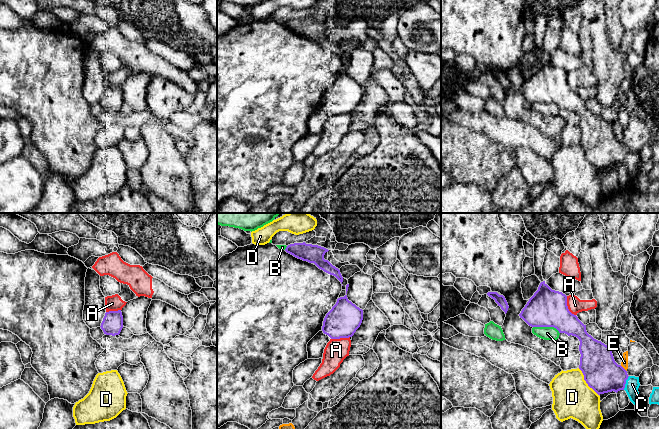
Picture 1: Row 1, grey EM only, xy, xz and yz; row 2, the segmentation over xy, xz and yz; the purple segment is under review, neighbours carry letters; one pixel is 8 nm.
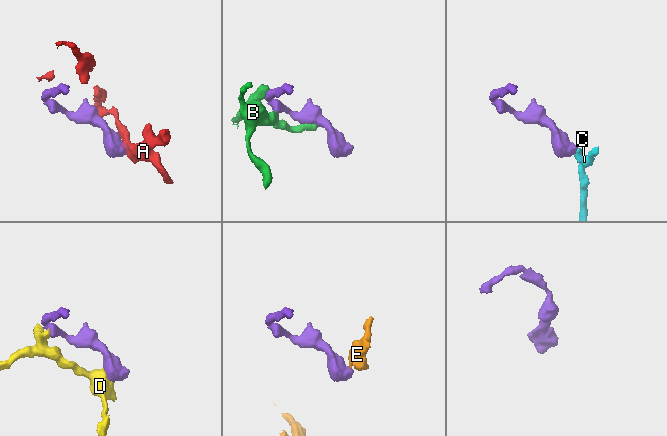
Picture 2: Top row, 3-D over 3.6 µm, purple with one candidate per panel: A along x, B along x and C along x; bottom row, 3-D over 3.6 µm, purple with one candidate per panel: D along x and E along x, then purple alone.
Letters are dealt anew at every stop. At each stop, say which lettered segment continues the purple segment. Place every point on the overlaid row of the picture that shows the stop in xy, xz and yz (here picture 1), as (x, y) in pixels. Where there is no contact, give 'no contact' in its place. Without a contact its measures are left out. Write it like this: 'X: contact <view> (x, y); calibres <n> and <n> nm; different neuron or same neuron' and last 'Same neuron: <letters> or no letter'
A: contact yz (567, 306); calibres 300 and 120 nm; different neuron
B: contact yz (547, 326); calibres 300 and 110 nm; different neuron
C: contact yz (625, 383); calibres 280 and 110 nm; same neuron
D: contact yz (586, 382); calibres 280 and 320 nm; different neuron
E: contact yz (623, 368); calibres 280 and 60 nm; different neuron
Same neuron: C

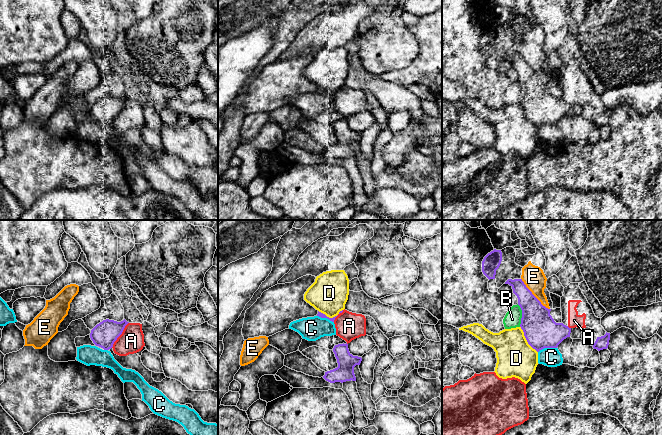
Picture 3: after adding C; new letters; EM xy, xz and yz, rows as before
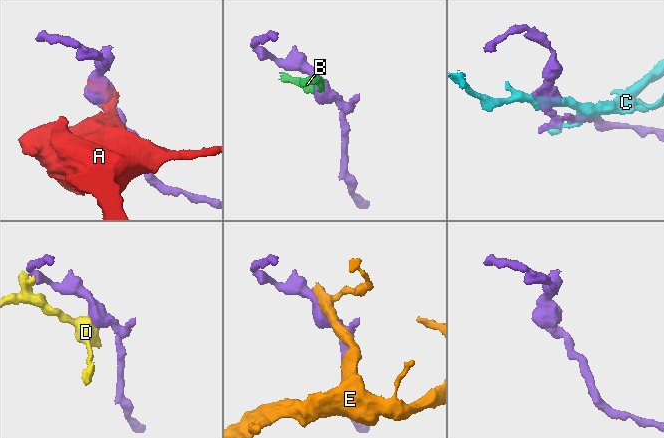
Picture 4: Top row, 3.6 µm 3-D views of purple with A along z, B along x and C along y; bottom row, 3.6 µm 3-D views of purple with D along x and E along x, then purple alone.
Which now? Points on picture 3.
A: contact xy (120, 334); calibres 200 and 200 nm; different neuron
B: contact yz (522, 315); calibres 280 and 140 nm; different neuron
C: contact yz (547, 347); calibres 280 and 160 nm; different neuron
D: contact yz (526, 339); calibres 280 and 300 nm; different neuron
E: contact yz (533, 295); calibres 260 and 180 nm; different neuron
Same neuron: no letter

